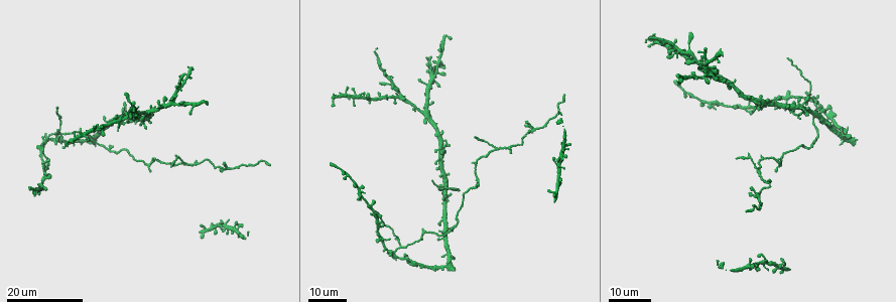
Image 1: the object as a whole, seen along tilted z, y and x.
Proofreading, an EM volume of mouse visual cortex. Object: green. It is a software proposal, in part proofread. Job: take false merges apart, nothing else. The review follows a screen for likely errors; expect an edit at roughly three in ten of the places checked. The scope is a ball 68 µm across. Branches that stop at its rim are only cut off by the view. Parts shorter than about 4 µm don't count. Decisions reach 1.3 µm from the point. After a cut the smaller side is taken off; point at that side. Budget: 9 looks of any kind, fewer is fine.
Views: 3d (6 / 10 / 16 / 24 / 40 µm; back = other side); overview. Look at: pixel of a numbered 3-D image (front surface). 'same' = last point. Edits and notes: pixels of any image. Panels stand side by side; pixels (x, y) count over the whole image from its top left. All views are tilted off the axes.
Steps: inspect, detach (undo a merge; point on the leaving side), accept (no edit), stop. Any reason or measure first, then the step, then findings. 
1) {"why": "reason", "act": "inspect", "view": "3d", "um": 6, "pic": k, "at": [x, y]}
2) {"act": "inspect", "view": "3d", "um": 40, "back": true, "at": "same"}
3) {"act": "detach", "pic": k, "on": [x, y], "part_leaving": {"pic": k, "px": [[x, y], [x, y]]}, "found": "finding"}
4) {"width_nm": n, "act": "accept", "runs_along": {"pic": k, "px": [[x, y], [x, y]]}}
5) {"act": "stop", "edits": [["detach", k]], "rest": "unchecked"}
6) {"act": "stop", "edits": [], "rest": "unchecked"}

{"why": "two arms in line, one across", "act": "inspect", "view": "3d", "um": 24, "pic": 1, "at": [175, 105]}

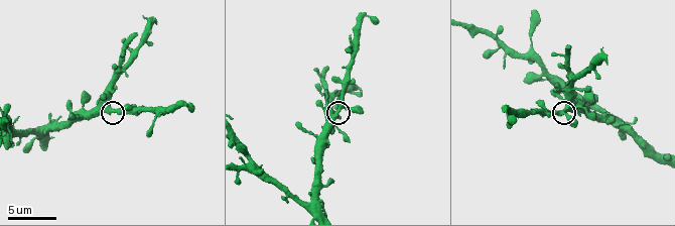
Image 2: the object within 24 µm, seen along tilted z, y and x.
{"act": "inspect", "view": "3d", "um": 10, "pic": 2, "at": [567, 107]}

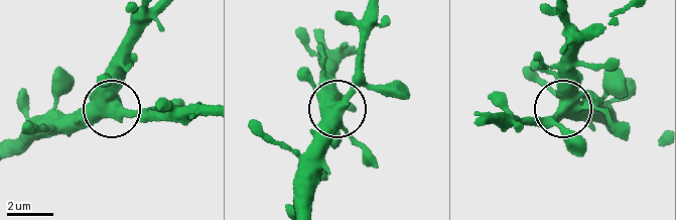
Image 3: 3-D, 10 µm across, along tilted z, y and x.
{"act": "inspect", "view": "3d", "um": 6, "pic": 3, "at": [340, 105]}

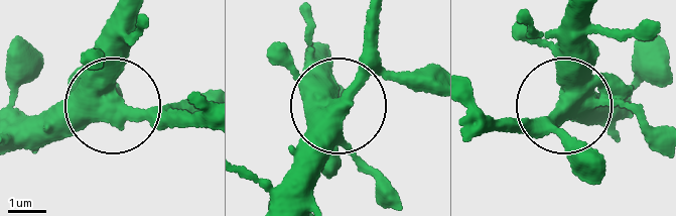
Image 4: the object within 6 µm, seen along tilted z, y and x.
{"side_arm_um": 11, "arms": 3, "act": "accept", "found": "one neuron here"}

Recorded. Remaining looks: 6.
{"why": "branch point", "act": "inspect", "view": "3d", "um": 24, "pic": 1, "at": [757, 172]}

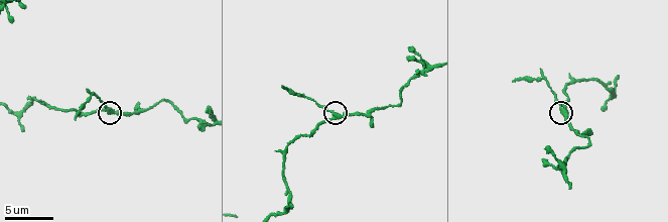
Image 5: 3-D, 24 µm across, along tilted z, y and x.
{"act": "inspect", "view": "3d", "um": 10, "pic": 5, "at": [562, 111]}

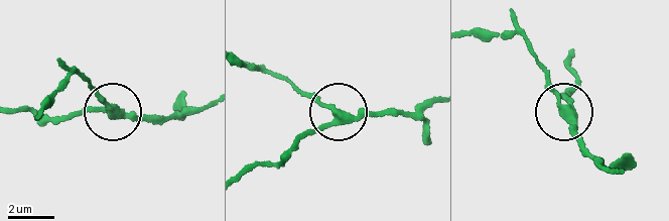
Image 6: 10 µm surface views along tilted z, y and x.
{"act": "detach", "pic": 6, "on": [93, 90], "part_leaving": {"pic": 6, "px": [[110, 104], [75, 74], [61, 78], [49, 97]]}, "found": "a second neuron is stuck on"}

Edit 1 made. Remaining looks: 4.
{"why": "see it whole again", "act": "inspect", "view": "overview"}

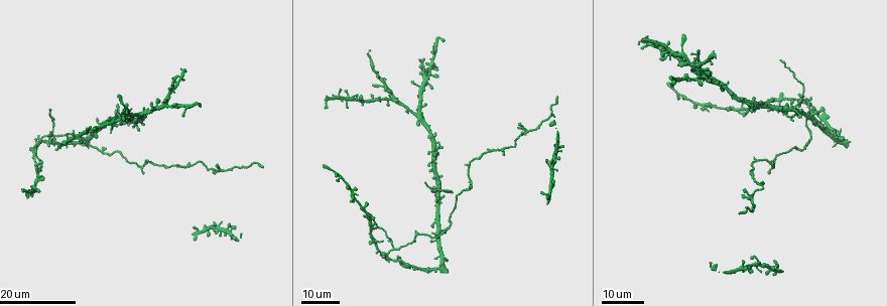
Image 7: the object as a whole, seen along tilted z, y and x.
{"act": "inspect", "view": "3d", "um": 16, "pic": 7, "at": [226, 171]}

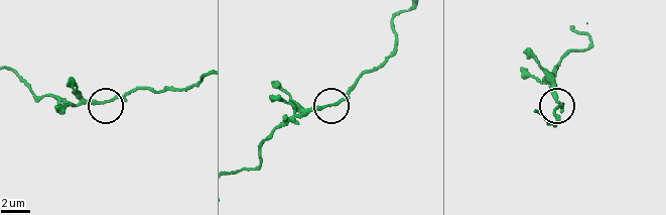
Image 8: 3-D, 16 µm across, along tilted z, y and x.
{"act": "inspect", "view": "3d", "um": 10, "pic": 8, "at": [104, 103]}

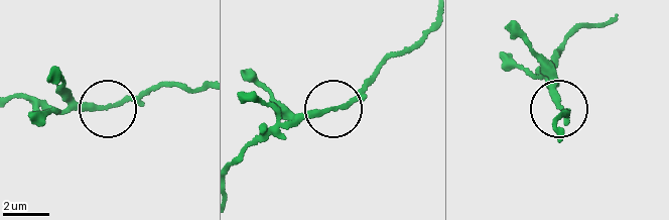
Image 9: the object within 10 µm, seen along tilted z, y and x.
{"side_arm_um": 13, "act": "accept", "runs_along": {"pic": 9, "px": [[242, 153], [349, 106], [372, 83]]}, "found": "all the same neuron"}

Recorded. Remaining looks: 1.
{"why": "three-way junction", "act": "inspect", "view": "3d", "um": 10, "pic": 2, "at": [528, 53]}

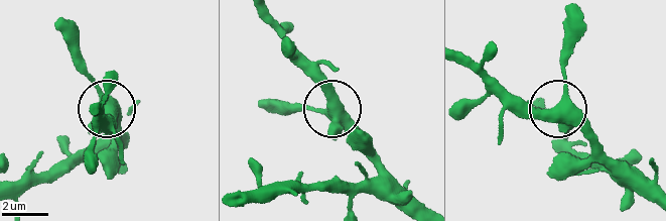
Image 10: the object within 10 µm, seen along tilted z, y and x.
{"side_arm_um": 5, "arms": 3, "act": "accept", "found": "all the same neuron"}

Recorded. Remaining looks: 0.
{"act": "stop", "edits": [["detach", 6]], "rest": "unchecked"}

